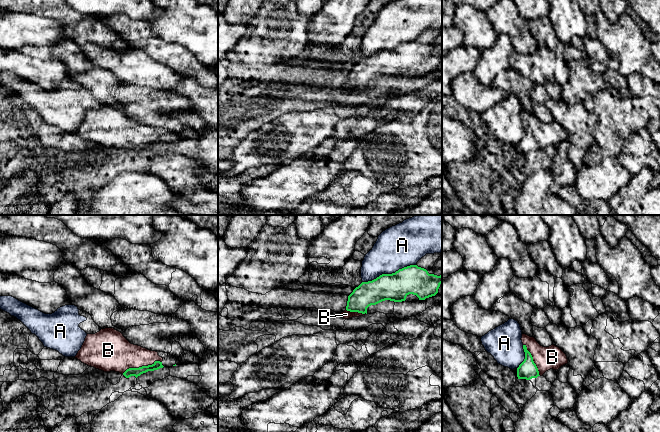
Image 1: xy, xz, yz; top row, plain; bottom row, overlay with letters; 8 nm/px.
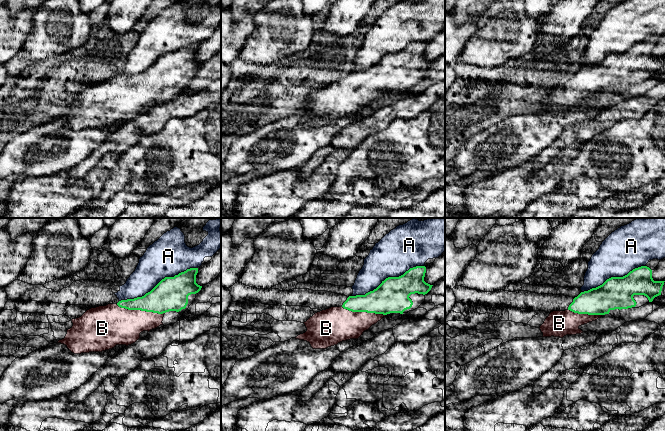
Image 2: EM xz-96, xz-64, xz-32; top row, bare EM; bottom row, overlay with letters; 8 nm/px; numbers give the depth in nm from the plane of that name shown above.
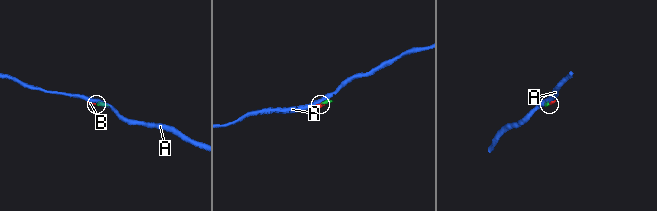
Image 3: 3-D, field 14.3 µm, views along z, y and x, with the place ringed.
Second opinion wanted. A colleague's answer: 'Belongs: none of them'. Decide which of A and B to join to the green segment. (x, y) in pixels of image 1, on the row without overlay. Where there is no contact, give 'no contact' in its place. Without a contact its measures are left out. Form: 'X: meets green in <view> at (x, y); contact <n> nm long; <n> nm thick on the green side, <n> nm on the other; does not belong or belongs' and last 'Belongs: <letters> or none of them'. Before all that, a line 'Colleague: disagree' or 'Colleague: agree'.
Colleague: disagree
A: meets green in xz at (388, 50); contact 460 nm long; 220 nm thick on the green side, 340 nm on the other; does not belong
B: meets green in xy at (142, 142); contact 340 nm long; 70 nm thick on the green side, 280 nm on the other; belongs
Belongs: B

